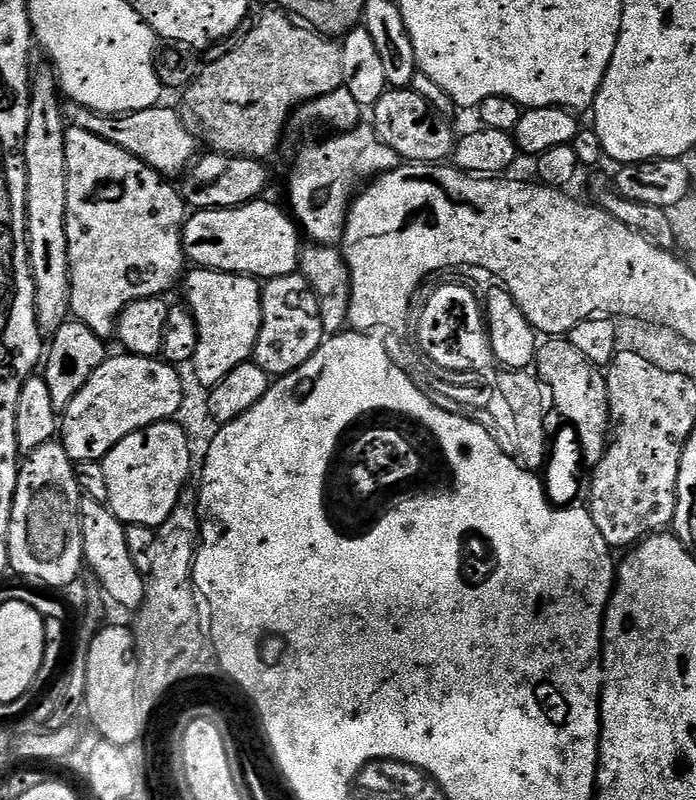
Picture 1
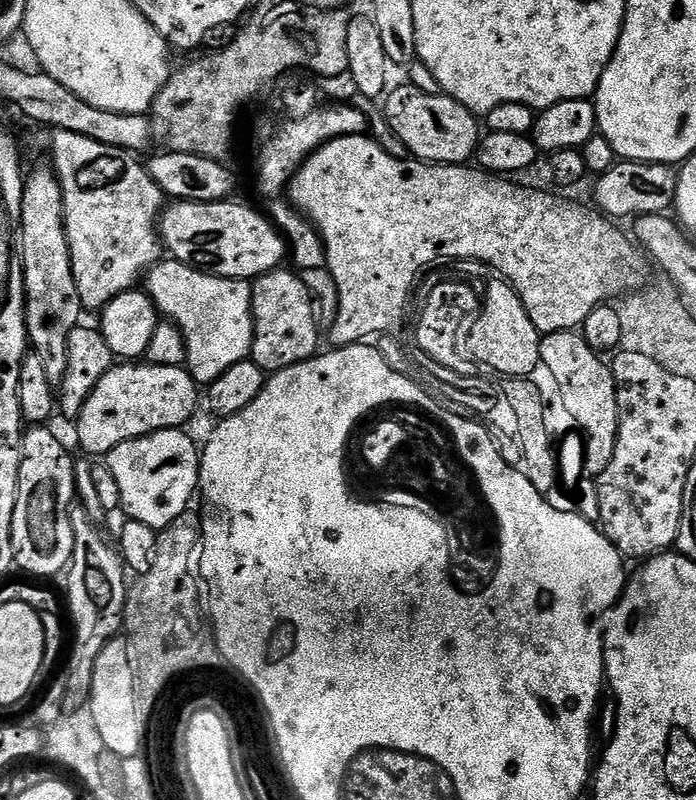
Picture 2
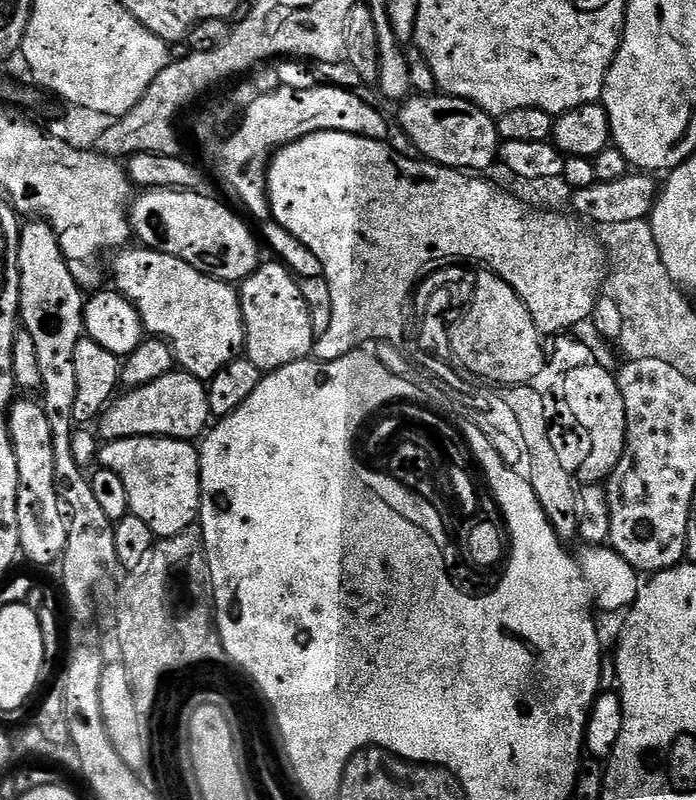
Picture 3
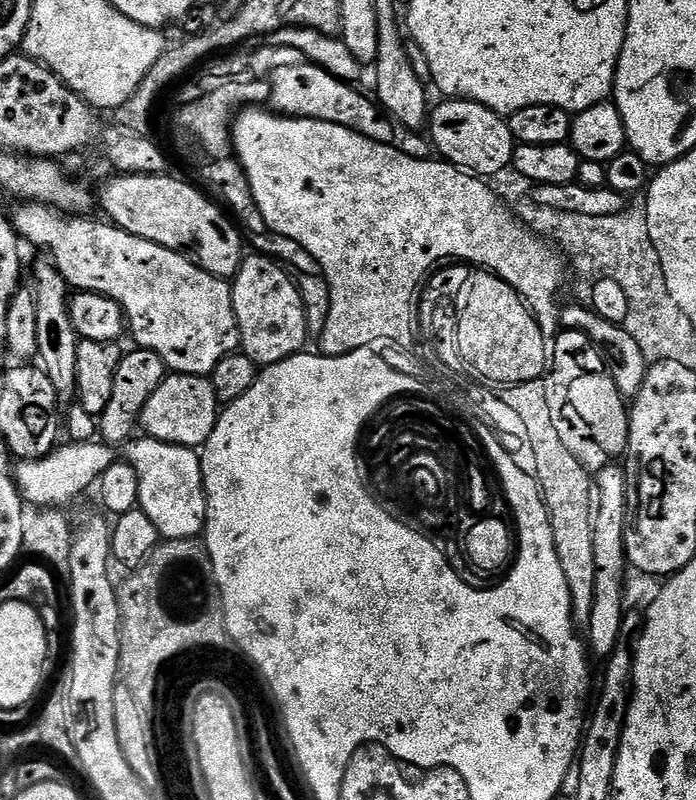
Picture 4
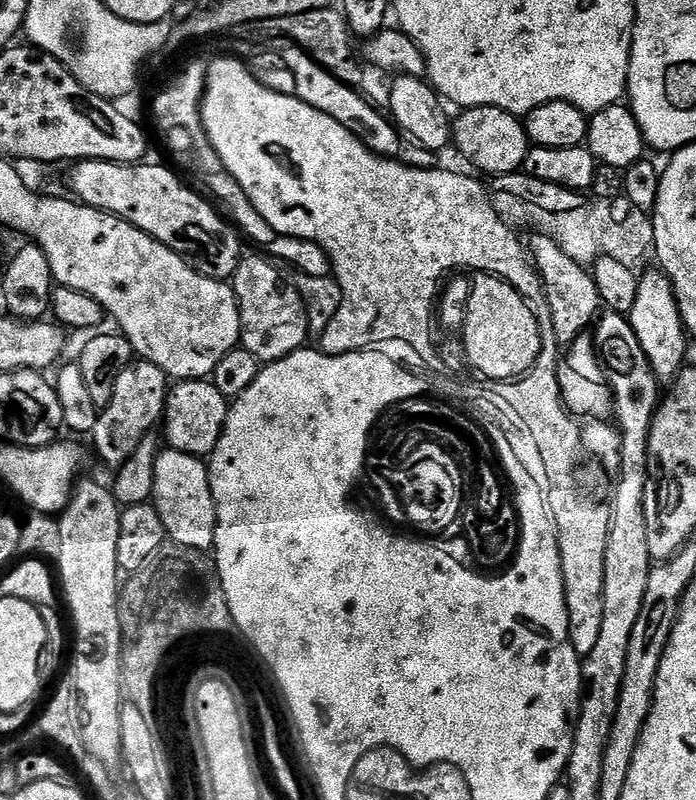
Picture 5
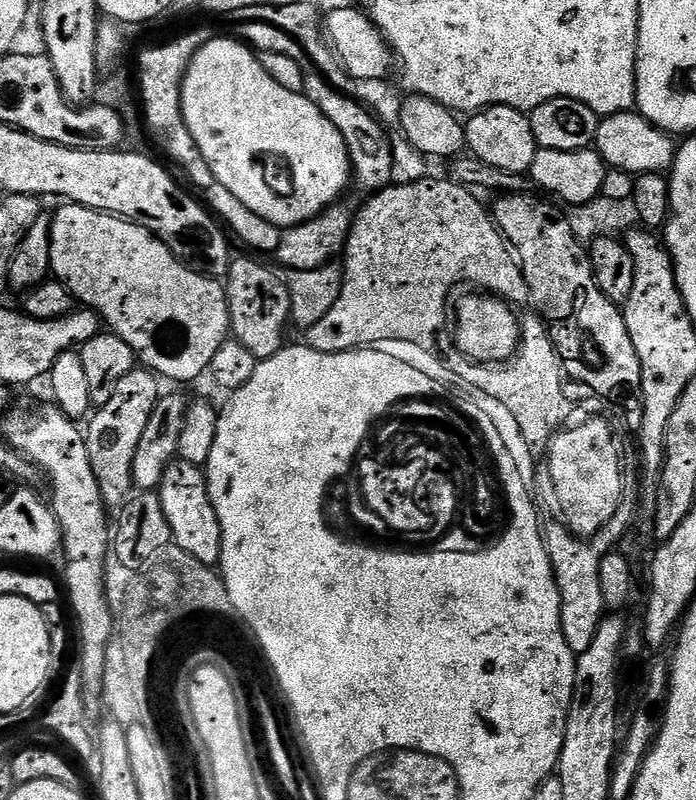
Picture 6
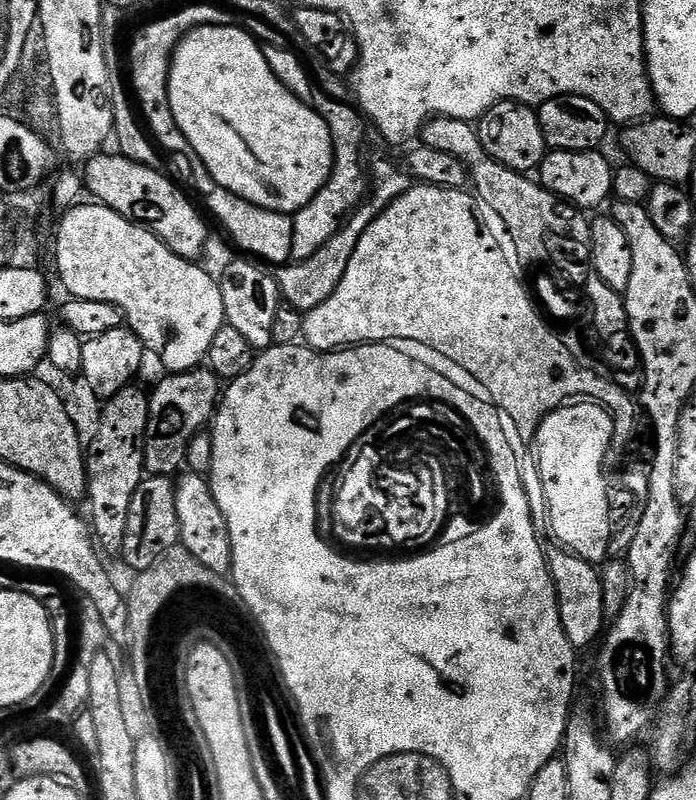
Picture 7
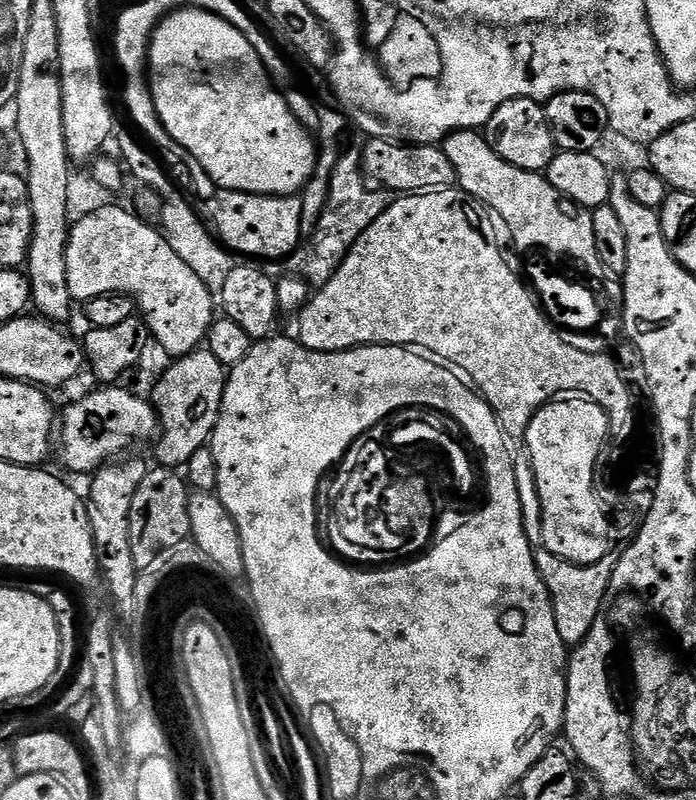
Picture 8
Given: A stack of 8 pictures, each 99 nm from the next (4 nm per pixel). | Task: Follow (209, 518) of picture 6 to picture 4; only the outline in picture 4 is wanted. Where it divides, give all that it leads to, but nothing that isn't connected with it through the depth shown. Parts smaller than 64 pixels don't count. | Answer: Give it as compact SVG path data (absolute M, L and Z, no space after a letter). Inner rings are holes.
M133 438L128 441L123 452L123 459L138 476L138 506L146 514L146 518L154 522L161 537L164 540L190 540L199 537L208 517L199 455L193 449L151 438Z

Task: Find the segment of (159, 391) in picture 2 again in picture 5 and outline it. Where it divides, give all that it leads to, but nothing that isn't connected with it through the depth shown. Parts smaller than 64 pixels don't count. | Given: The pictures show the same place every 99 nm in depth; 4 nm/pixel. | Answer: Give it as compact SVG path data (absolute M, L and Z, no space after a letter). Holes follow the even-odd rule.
M211 379L173 383L169 387L162 415L162 429L164 428L164 436L168 439L167 447L191 456L211 457L228 417L229 407L229 401L216 389Z

